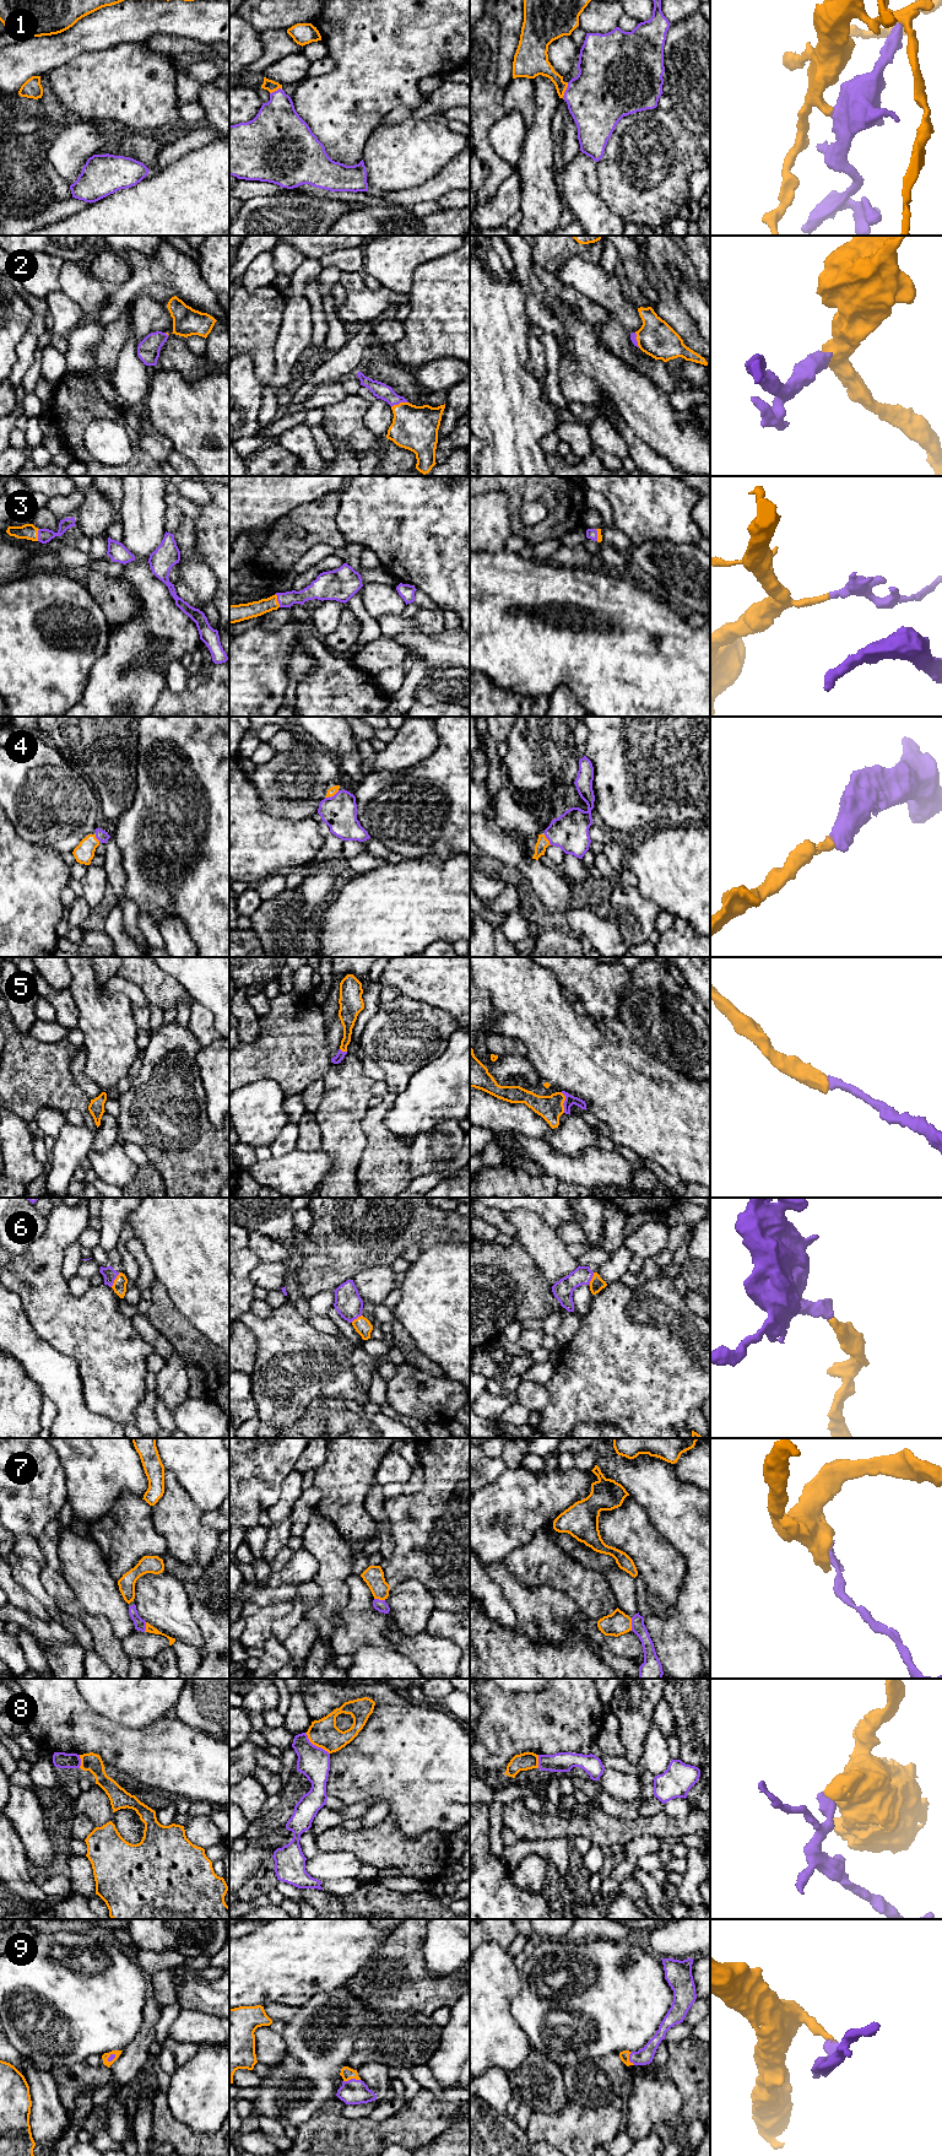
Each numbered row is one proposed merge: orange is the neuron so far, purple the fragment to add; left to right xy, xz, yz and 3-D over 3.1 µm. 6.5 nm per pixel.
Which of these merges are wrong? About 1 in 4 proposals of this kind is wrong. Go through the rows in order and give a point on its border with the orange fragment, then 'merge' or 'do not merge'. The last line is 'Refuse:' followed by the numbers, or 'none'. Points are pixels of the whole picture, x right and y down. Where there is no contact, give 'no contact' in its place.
1: meets orange in yz at (564, 91); merge
2: meets orange in xz at (400, 403); merge
3: meets orange in xz at (276, 600); merge
4: meets orange in yz at (547, 839); merge
5: meets orange in yz at (563, 1102); merge
6: meets orange in xy at (114, 1280); merge
7: meets orange in yz at (631, 1625); do not merge
8: meets orange in xz at (315, 1745); do not merge
9: meets orange in xz at (351, 2078); merge
Refuse: 7, 8

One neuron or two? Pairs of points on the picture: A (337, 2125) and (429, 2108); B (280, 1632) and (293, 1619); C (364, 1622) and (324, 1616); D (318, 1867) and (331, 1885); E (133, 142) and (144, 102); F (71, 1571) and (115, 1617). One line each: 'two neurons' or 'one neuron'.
A: one neuron
B: one neuron
C: two neurons
D: two neurons
E: two neurons
F: one neuron

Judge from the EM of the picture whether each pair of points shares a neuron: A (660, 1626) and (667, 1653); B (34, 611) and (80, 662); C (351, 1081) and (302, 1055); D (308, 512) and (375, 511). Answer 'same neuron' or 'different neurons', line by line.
A: same neuron
B: same neuron
C: different neurons
D: different neurons

